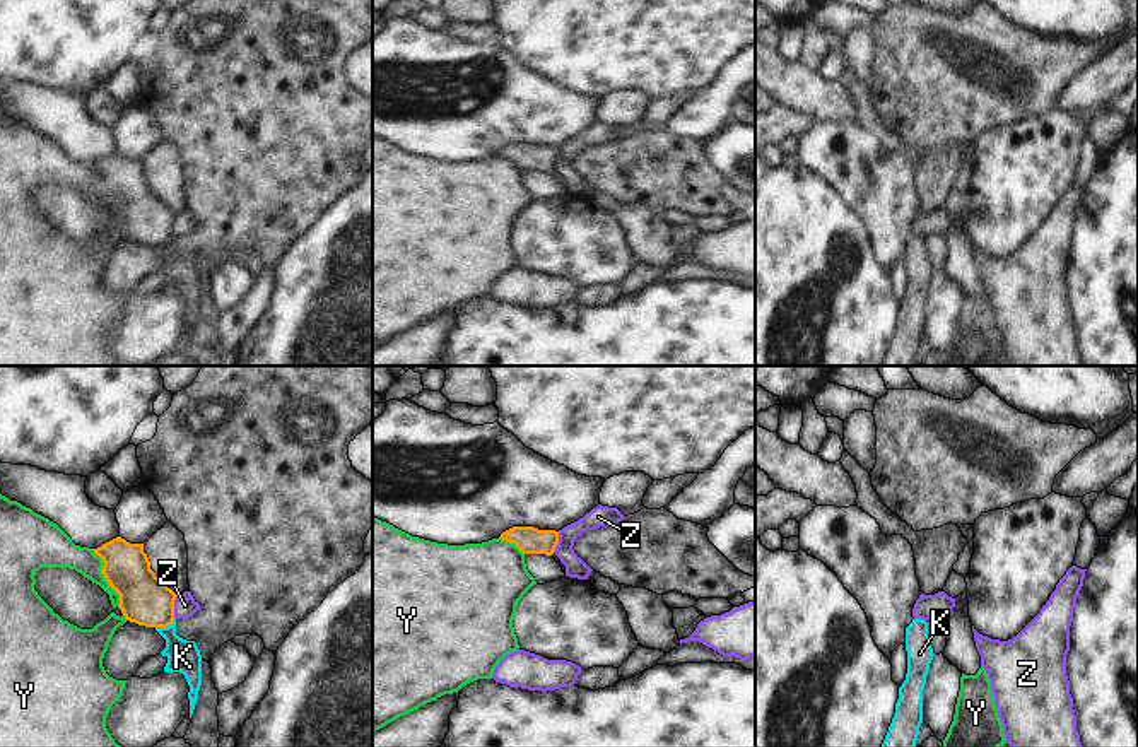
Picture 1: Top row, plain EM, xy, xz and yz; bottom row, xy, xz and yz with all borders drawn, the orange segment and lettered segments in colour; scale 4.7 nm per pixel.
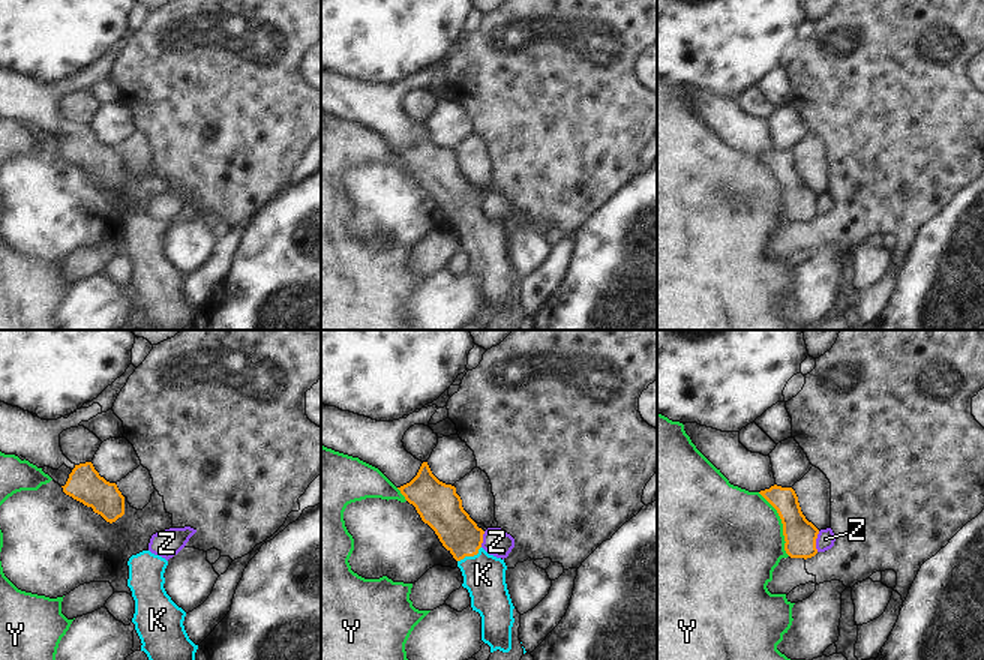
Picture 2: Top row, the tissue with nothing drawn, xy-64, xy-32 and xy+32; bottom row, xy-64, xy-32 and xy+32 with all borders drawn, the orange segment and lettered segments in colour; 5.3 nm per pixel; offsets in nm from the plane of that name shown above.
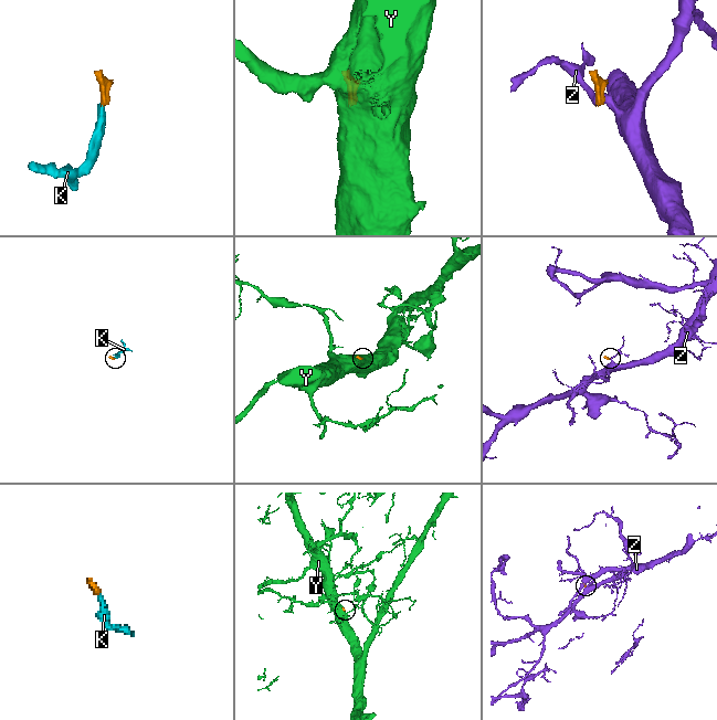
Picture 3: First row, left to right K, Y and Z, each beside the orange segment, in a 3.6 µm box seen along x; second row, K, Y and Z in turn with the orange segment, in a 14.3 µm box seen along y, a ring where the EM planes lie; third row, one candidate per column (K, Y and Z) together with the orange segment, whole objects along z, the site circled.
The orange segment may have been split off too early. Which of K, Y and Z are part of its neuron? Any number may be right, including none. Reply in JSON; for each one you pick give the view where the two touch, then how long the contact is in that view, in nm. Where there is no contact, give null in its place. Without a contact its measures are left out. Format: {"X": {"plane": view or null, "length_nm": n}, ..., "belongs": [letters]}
{"K": {"plane": "xy", "length_nm": 100}, "belongs": ["K"]}

